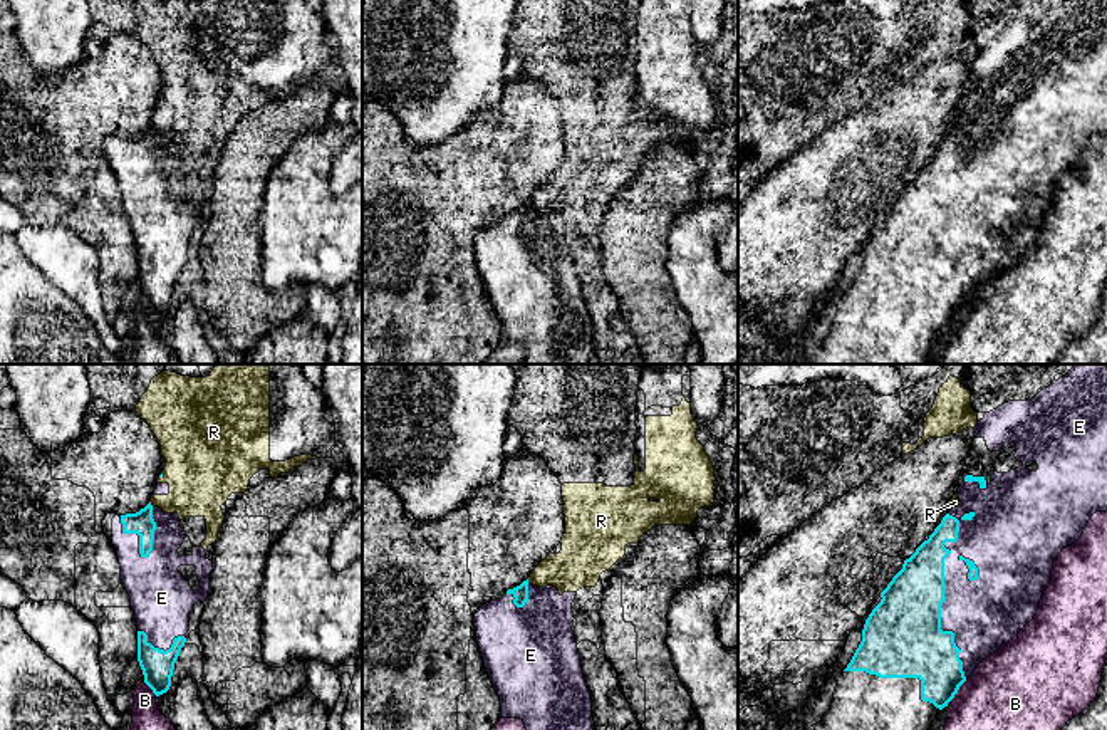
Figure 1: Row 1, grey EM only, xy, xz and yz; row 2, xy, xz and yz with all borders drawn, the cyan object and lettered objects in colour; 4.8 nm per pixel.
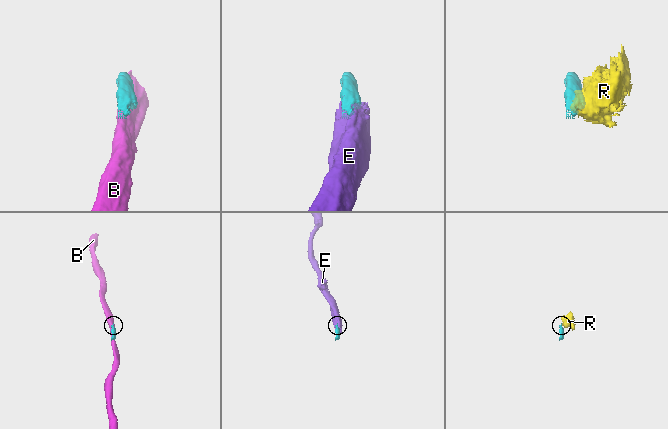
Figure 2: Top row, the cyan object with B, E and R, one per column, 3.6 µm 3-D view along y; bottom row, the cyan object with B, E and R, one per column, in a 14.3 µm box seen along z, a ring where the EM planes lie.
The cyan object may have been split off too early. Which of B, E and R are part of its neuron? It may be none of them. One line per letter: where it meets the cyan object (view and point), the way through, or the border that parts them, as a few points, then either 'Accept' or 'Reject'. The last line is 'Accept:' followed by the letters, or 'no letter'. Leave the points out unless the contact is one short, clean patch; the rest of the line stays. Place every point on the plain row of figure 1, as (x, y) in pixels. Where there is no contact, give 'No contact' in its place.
B: Touches cyan at yz (958, 312). Boundary: yz (966, 302), (950, 324). Reject
E: Touches cyan at yz (943, 217). Accept
R: Touches cyan at xz (527, 207). Reject
Accept: E

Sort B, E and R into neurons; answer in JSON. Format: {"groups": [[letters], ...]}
{"groups": [["B"], ["E"], ["R"]]}

